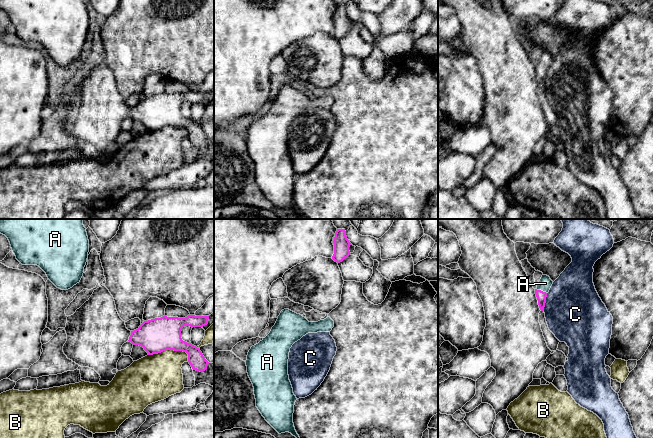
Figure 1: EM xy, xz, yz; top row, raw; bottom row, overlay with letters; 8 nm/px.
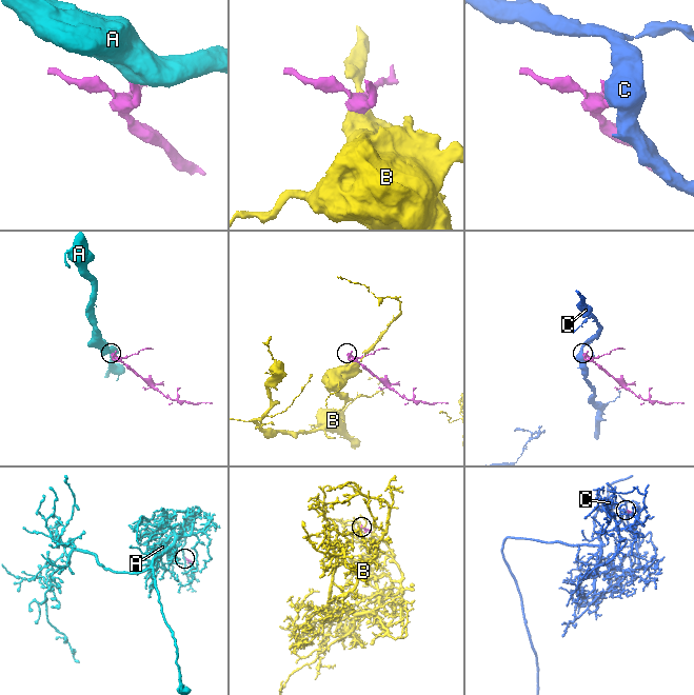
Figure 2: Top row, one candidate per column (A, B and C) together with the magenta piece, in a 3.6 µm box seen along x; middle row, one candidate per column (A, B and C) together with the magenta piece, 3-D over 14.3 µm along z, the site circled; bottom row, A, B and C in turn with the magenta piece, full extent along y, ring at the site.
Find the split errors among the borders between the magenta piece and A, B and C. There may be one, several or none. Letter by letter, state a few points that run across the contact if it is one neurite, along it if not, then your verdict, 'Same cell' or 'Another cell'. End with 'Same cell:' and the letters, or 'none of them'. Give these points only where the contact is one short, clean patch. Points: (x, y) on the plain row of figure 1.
A: Line: yz (541, 72), (540, 66), (545, 59). Same cell
B: Another cell
C: Line: yz (547, 69), (543, 86). Another cell
Same cell: A

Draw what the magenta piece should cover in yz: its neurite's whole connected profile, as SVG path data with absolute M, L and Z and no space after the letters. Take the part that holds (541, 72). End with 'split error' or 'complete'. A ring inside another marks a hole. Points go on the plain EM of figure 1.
M542 51L537 64L535 65L535 70L538 76L538 81L541 87L544 87L547 69L549 68L553 57L547 51Z; split error

